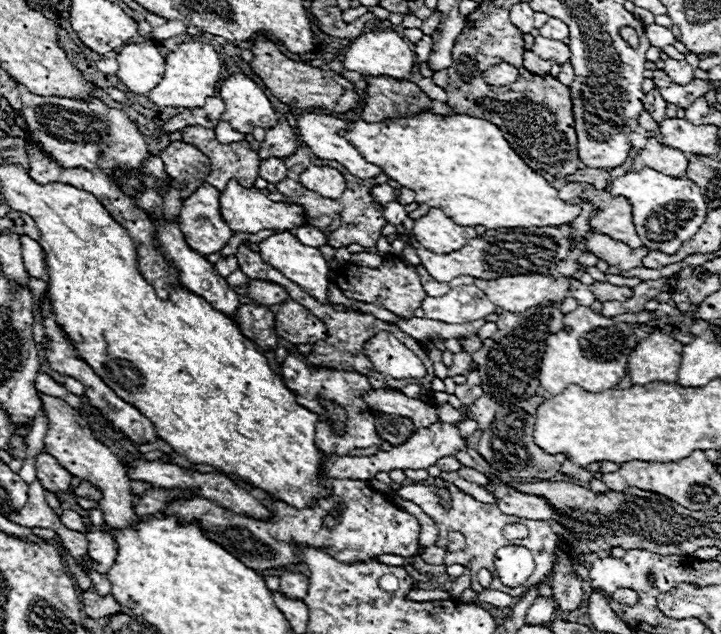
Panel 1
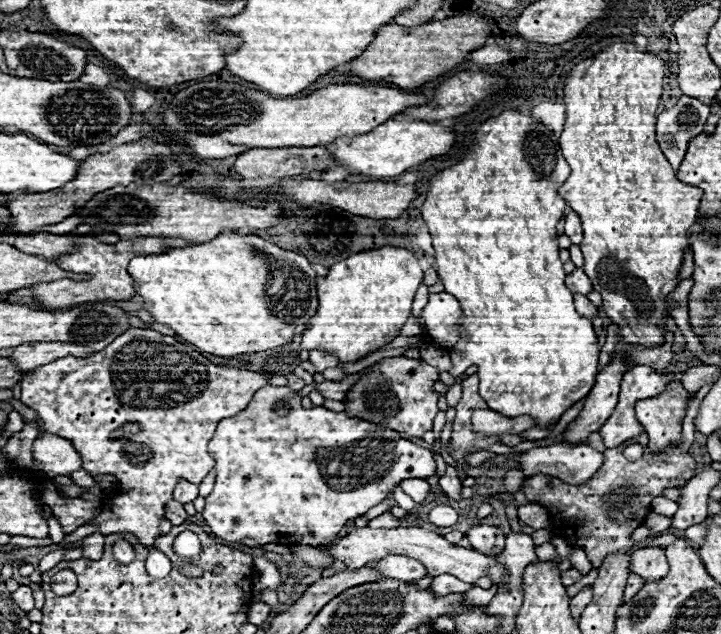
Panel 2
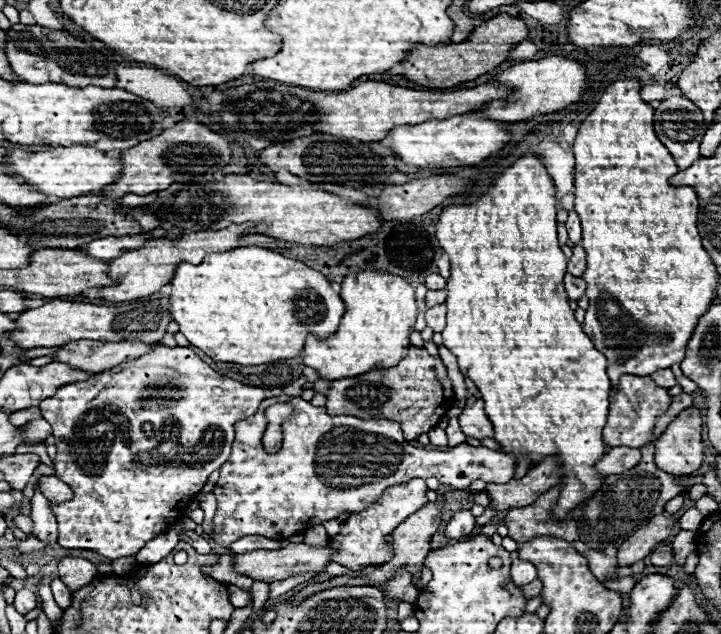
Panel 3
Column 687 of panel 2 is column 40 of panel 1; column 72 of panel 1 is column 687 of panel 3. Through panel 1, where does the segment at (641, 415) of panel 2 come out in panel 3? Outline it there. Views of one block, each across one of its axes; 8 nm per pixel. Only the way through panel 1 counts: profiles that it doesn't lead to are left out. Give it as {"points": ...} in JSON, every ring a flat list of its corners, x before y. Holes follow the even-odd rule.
{"points":[[686,408,656,440,654,462,676,476,694,476,702,468,702,416,696,408]]}

